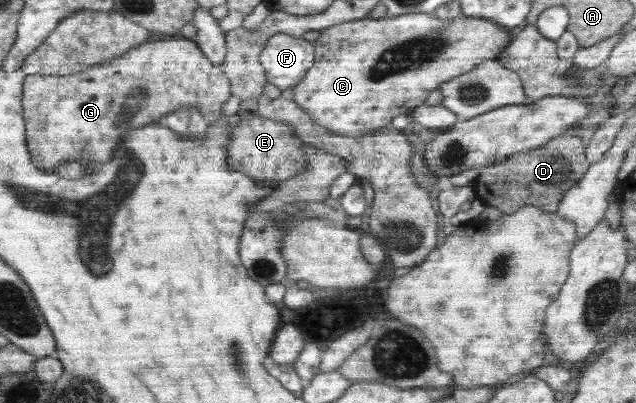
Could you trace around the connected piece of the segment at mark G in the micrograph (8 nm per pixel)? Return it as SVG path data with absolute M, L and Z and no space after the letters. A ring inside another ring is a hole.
M181 35L158 37L139 44L129 53L79 74L26 75L21 104L30 162L44 171L54 171L69 161L105 164L114 158L126 135L146 124L159 123L177 108L199 110L208 126L217 123L221 117L221 106L231 96L231 82L223 67L213 63L195 41Z

